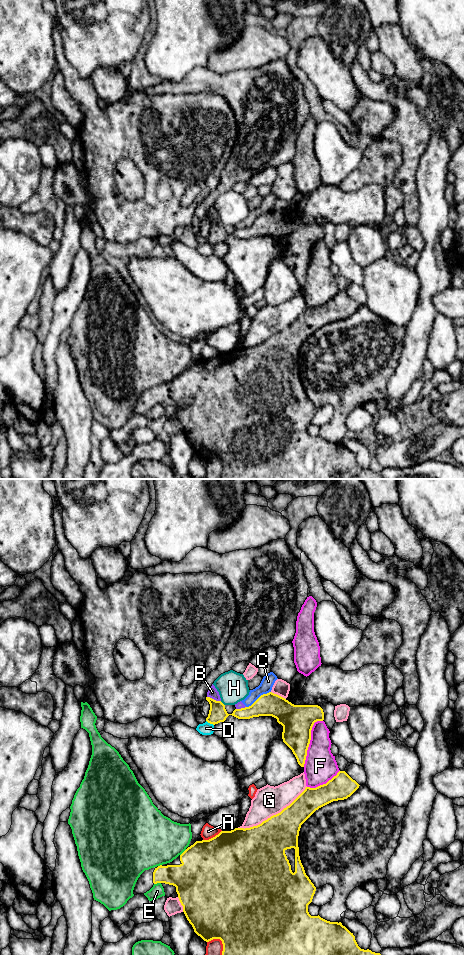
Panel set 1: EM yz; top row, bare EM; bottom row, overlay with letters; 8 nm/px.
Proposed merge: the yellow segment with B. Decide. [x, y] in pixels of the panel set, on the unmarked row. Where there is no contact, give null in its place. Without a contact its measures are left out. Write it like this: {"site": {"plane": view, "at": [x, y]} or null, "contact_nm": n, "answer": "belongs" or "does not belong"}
{"site": {"plane": "yz", "at": [213, 219]}, "contact_nm": 120, "answer": "does not belong"}

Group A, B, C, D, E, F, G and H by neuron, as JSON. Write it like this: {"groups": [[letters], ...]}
{"groups": [["A"], ["B", "C"], ["D"], ["E"], ["F"], ["G"], ["H"]]}

